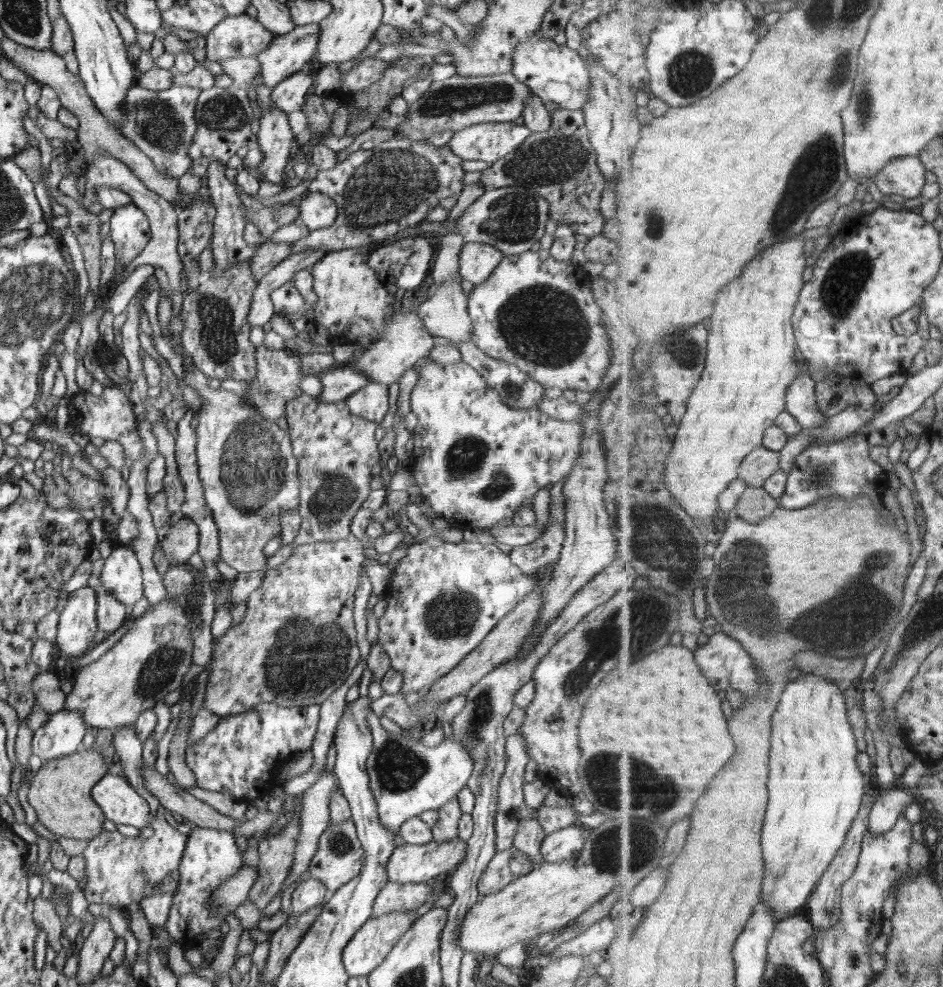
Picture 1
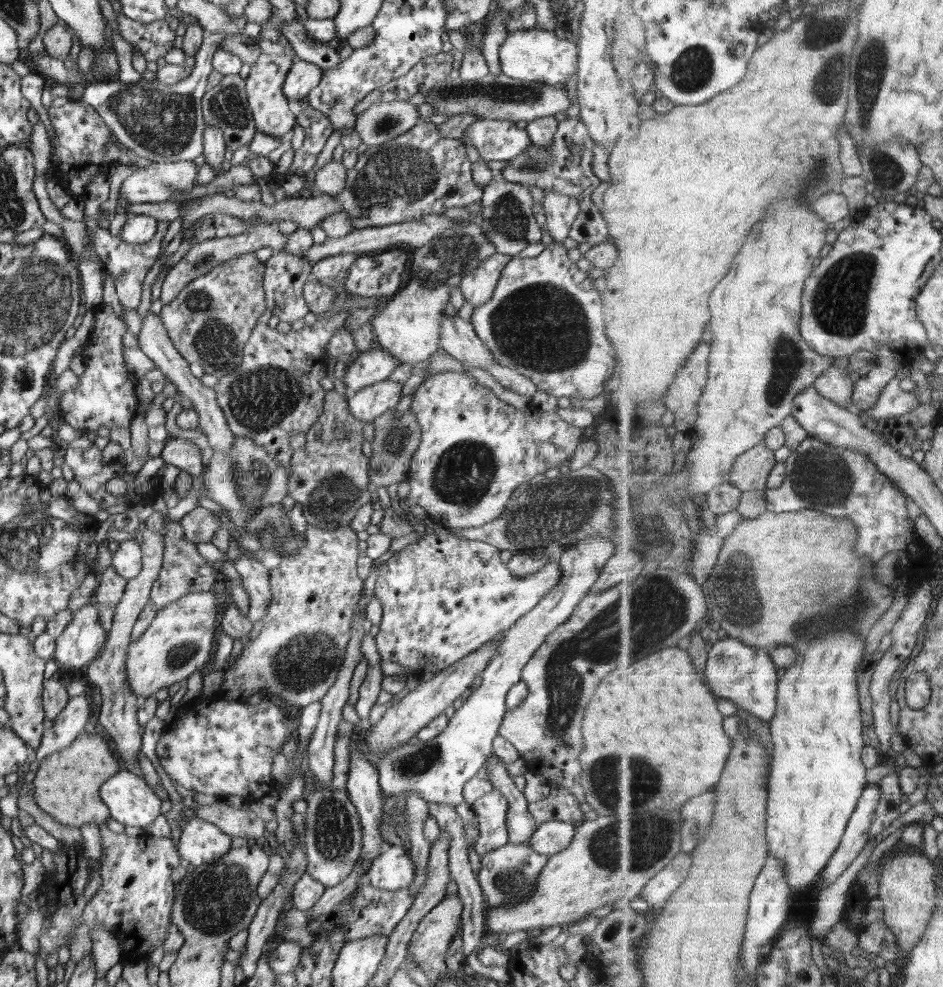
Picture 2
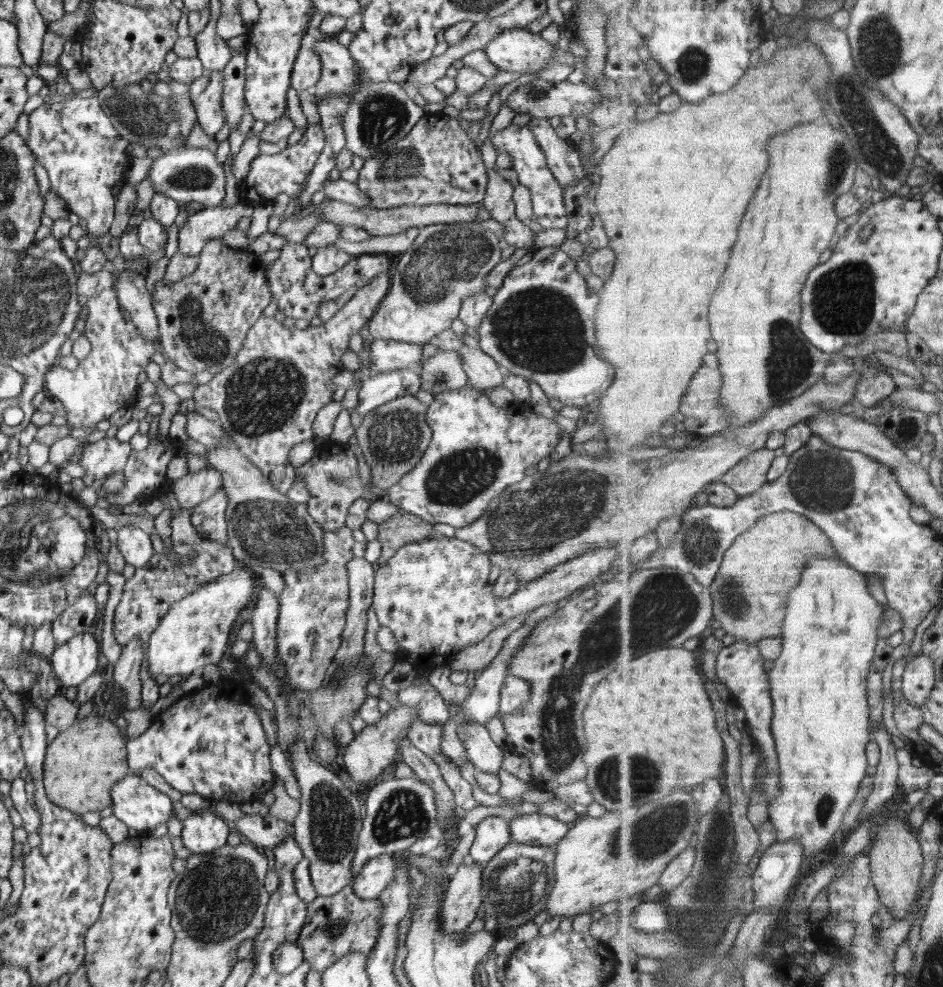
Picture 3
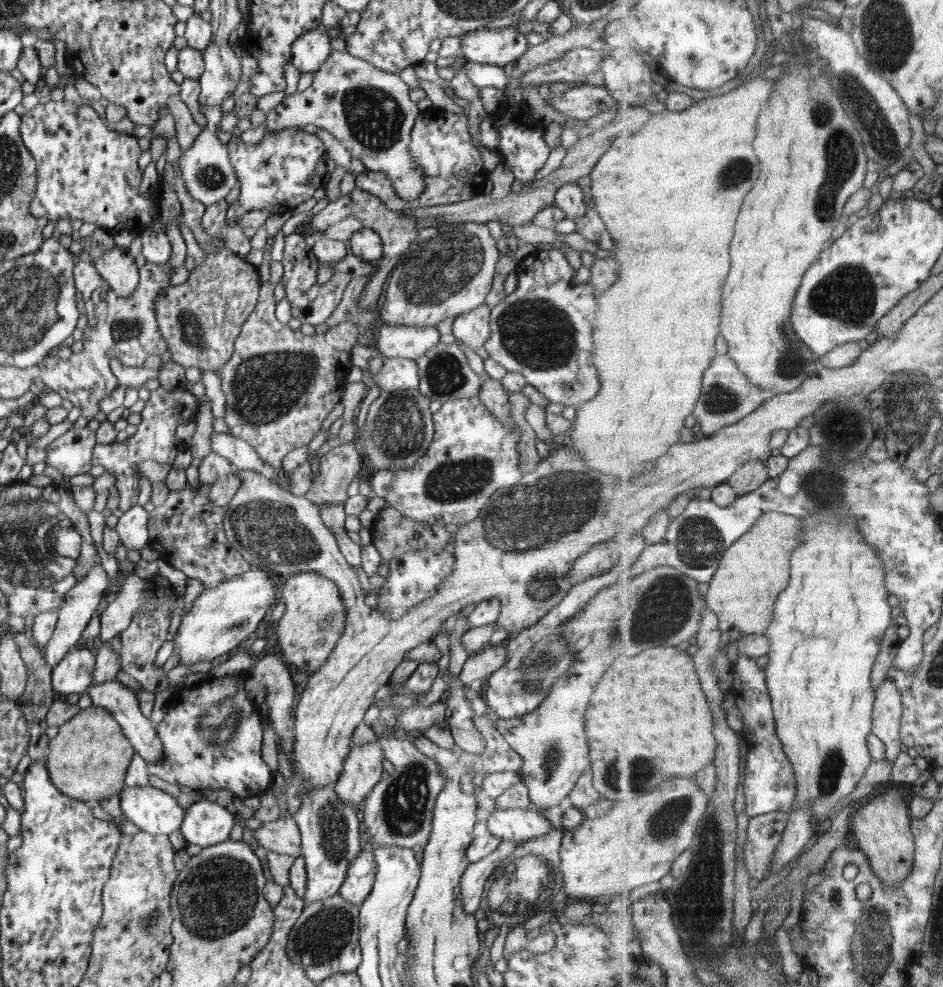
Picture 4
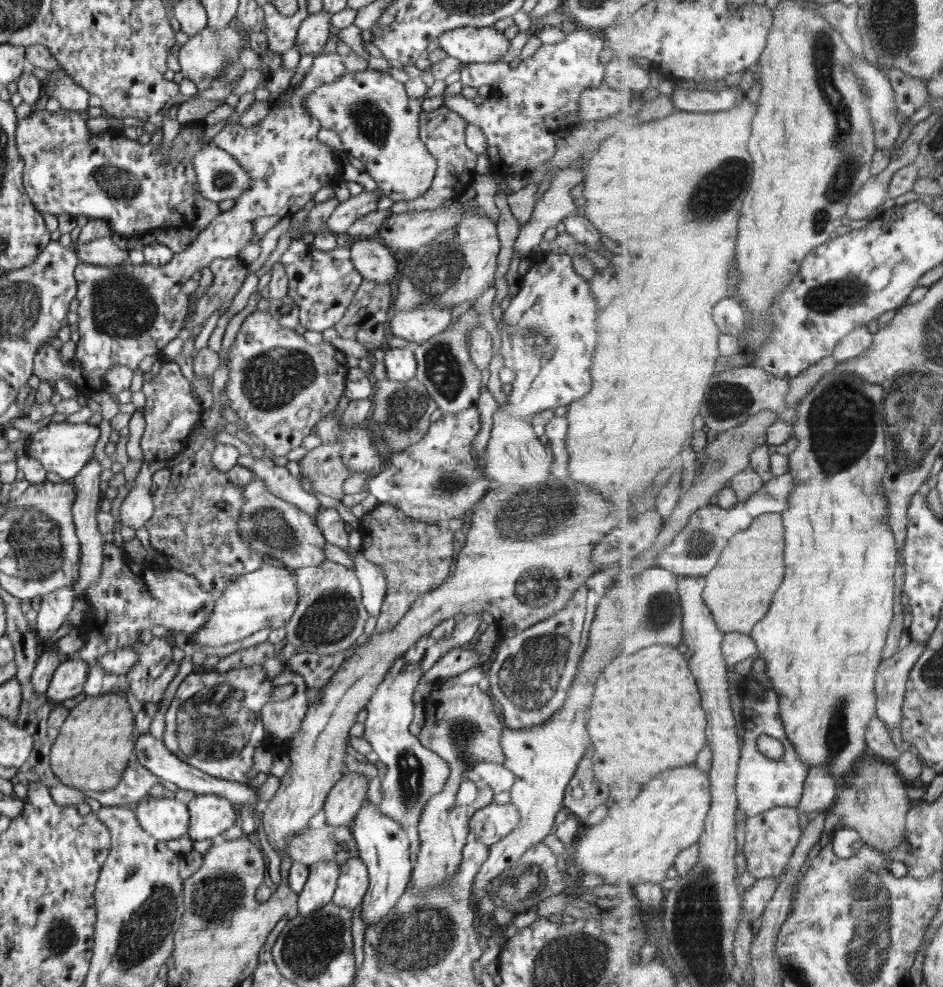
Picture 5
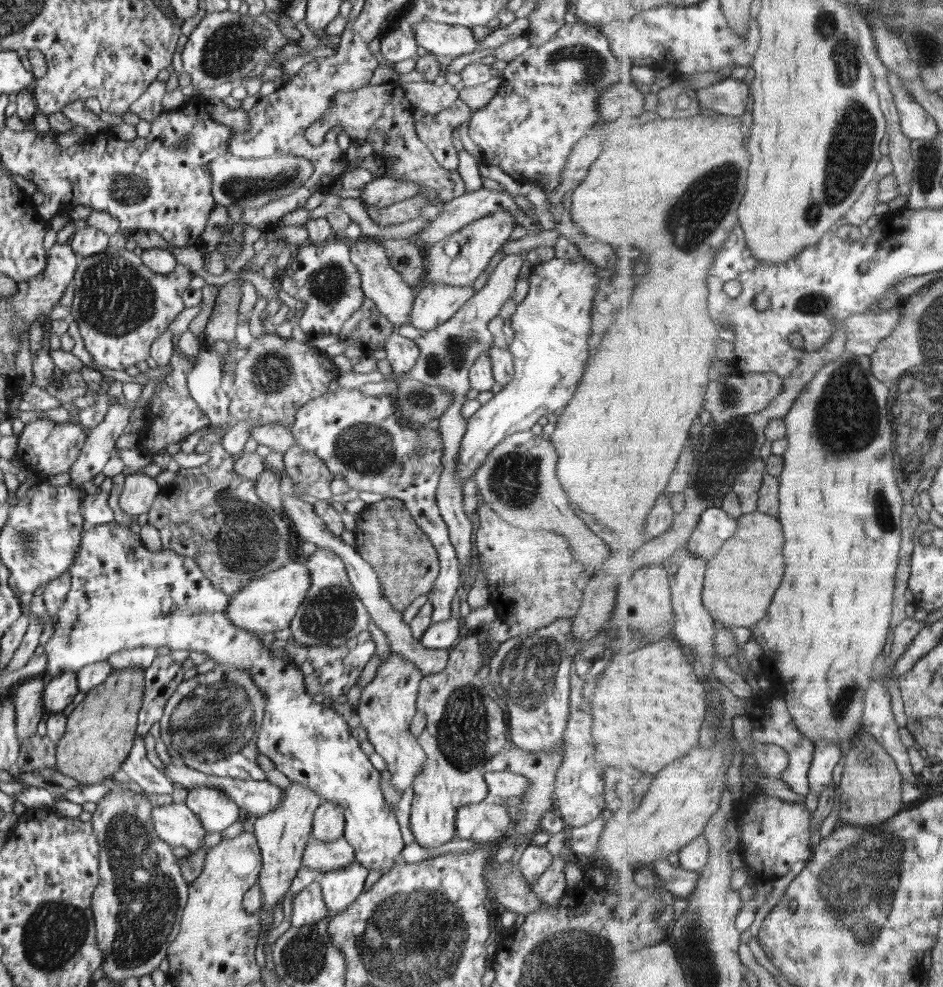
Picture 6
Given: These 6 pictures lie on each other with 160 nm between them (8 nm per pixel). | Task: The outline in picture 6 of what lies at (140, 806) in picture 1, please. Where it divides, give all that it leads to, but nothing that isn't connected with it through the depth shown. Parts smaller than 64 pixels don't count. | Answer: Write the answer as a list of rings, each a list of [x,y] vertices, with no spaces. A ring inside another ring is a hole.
[[[170,804],[152,808],[154,831],[162,842],[169,846],[182,847],[192,853],[202,848],[206,828],[200,818],[191,812],[186,804]]]

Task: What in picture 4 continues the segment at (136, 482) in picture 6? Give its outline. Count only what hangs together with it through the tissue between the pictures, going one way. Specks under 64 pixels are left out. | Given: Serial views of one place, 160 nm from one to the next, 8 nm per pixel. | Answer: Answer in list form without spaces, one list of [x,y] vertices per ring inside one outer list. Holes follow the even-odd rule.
[[[138,504],[132,506],[122,513],[118,519],[115,531],[127,549],[140,550],[149,542],[149,530],[147,522],[149,519],[149,507]]]

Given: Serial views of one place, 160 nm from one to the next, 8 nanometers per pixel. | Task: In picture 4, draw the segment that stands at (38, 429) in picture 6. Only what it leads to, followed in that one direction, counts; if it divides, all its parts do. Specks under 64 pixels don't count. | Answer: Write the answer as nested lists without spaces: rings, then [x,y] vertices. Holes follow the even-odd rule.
[[[74,428],[50,442],[46,449],[45,464],[59,470],[64,476],[87,474],[92,468],[93,448],[96,446],[95,431],[90,428]]]

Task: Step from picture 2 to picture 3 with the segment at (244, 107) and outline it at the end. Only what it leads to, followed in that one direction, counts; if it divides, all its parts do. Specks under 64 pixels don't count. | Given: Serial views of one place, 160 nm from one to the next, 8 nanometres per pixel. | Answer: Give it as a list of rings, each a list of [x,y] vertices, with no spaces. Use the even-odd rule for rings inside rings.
[[[232,50],[230,62],[223,68],[224,89],[222,89],[223,111],[230,129],[234,130],[245,112],[245,68],[247,56]]]

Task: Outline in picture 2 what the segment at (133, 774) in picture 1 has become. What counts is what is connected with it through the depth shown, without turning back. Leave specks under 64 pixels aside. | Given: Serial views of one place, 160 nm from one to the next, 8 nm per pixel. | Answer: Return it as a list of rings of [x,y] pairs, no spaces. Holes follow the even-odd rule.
[[[164,526],[158,532],[146,529],[146,532],[142,534],[142,544],[139,544],[142,551],[141,572],[138,576],[127,580],[122,598],[115,606],[112,628],[107,633],[108,640],[105,642],[101,653],[89,664],[89,669],[86,674],[89,681],[101,690],[102,707],[100,708],[98,720],[95,720],[95,722],[100,723],[100,726],[104,726],[112,742],[116,744],[116,750],[118,750],[119,756],[122,762],[124,762],[126,772],[134,774],[136,778],[142,778],[142,782],[146,782],[146,780],[140,769],[138,756],[136,756],[138,749],[141,747],[142,740],[139,733],[139,722],[137,721],[138,702],[140,698],[132,692],[128,684],[126,659],[128,647],[131,643],[133,626],[136,624],[139,614],[149,600],[152,585],[158,578],[162,567],[165,547],[164,537]]]

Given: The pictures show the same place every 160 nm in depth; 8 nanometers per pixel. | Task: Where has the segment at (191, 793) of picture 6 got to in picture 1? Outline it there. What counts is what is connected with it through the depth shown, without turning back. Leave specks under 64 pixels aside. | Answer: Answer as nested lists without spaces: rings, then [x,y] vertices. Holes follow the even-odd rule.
[[[197,827],[188,833],[188,842],[178,868],[179,883],[173,891],[169,917],[165,922],[166,931],[172,940],[185,950],[196,947],[198,935],[218,929],[226,923],[227,915],[220,915],[218,909],[214,909],[214,892],[224,879],[230,878],[244,865],[242,854],[233,834],[227,831]]]

